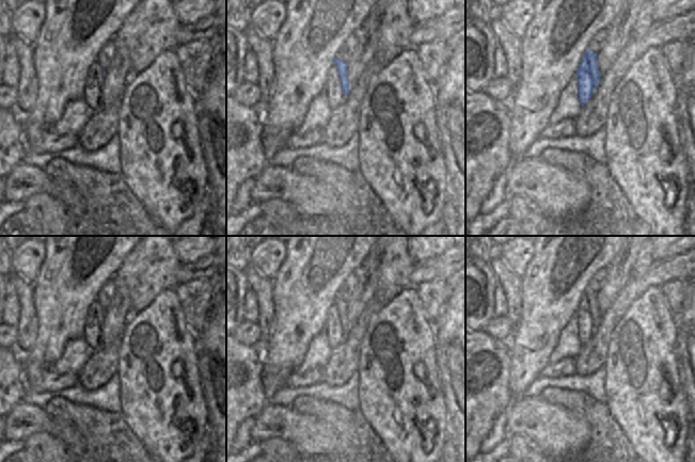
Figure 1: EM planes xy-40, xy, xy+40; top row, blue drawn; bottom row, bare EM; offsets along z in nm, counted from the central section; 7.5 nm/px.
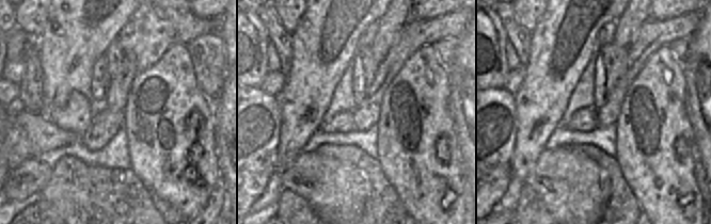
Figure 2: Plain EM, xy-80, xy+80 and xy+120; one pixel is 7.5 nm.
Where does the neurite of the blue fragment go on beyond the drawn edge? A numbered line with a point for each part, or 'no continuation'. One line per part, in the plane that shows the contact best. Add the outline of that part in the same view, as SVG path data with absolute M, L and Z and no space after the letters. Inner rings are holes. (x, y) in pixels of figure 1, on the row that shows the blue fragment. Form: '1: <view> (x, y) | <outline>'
1: xy (335, 97) | M335 64L331 66L328 71L323 92L326 93L328 103L333 111L338 109L347 99L347 96L341 89L341 78Z

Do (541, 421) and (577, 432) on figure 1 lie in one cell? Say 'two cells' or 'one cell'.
one cell

